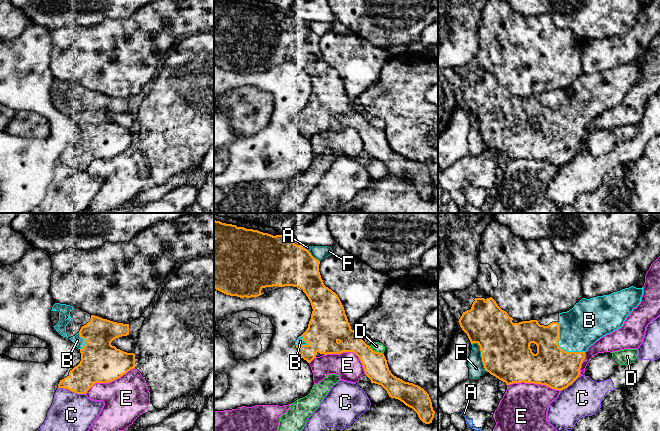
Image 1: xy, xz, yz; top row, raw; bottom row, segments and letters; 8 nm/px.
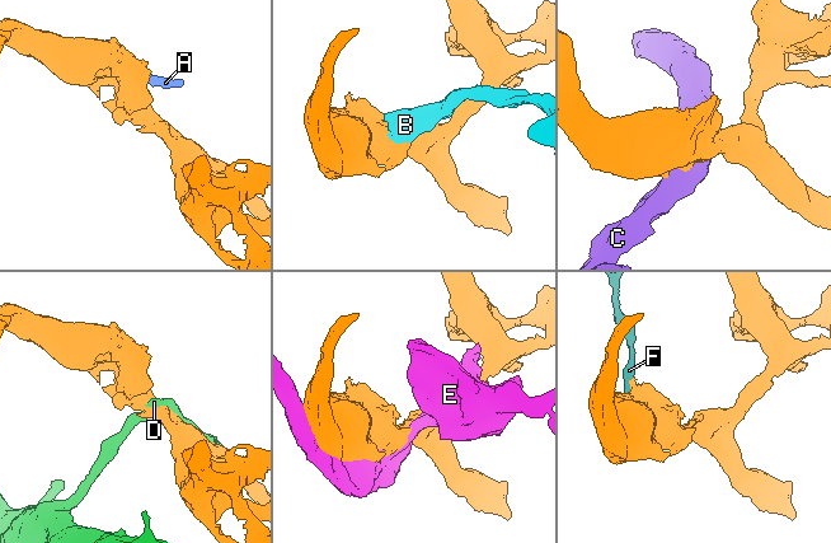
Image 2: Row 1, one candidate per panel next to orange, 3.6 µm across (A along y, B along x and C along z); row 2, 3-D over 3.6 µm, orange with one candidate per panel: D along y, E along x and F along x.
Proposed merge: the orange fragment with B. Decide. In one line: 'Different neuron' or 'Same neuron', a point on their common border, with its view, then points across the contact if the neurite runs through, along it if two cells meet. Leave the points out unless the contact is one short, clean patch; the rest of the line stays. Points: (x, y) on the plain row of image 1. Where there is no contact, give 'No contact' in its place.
Same neuron. Touches orange at yz (559, 123)

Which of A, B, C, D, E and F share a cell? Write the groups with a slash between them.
A F / B / C / D / E

